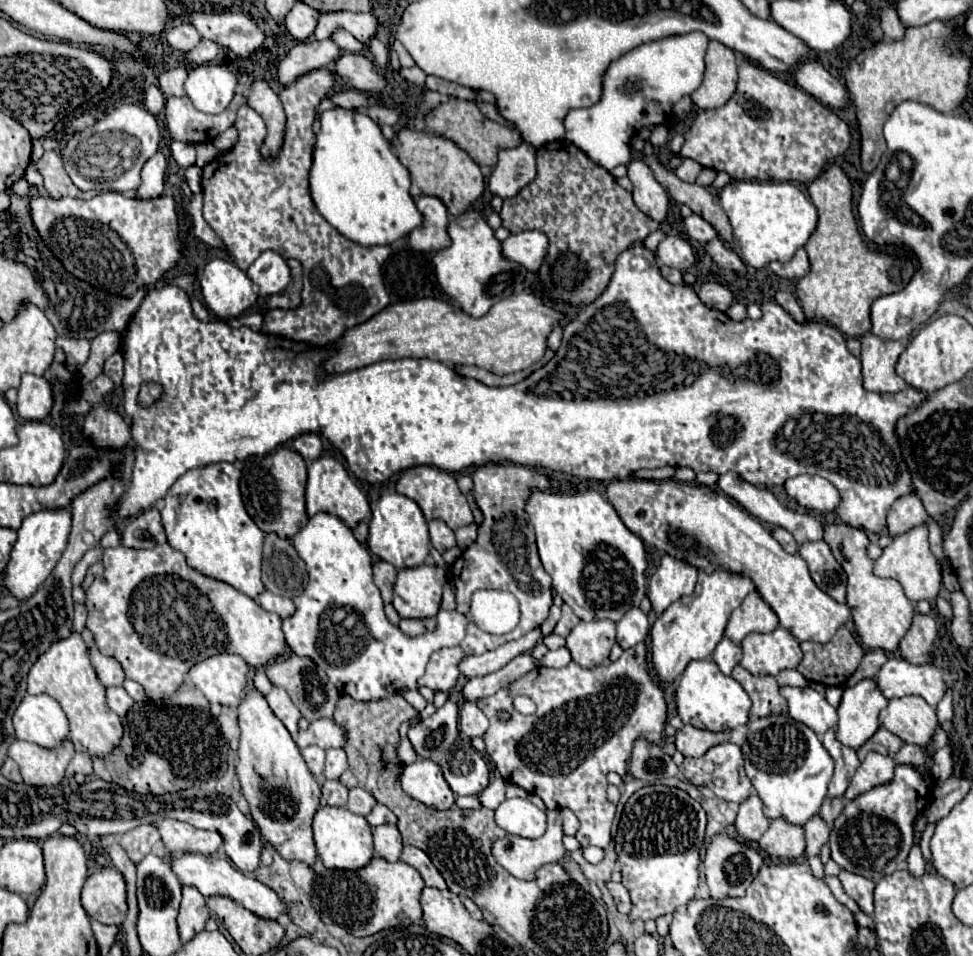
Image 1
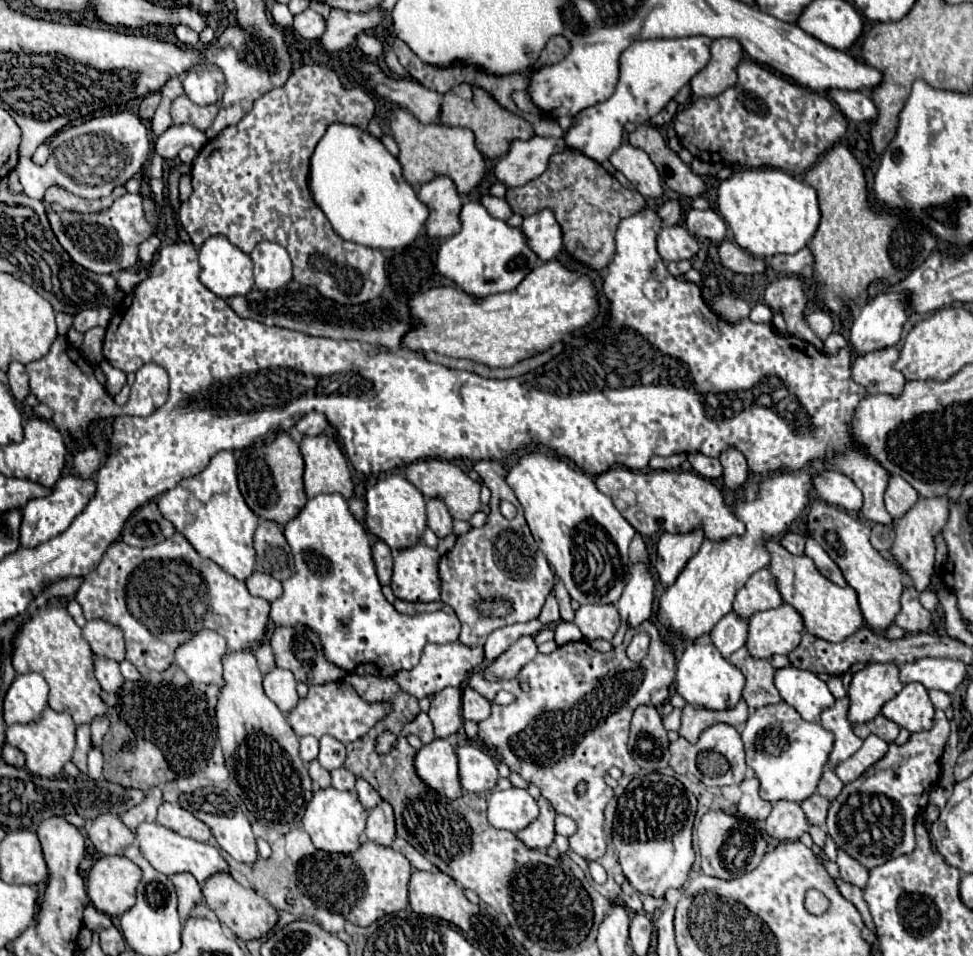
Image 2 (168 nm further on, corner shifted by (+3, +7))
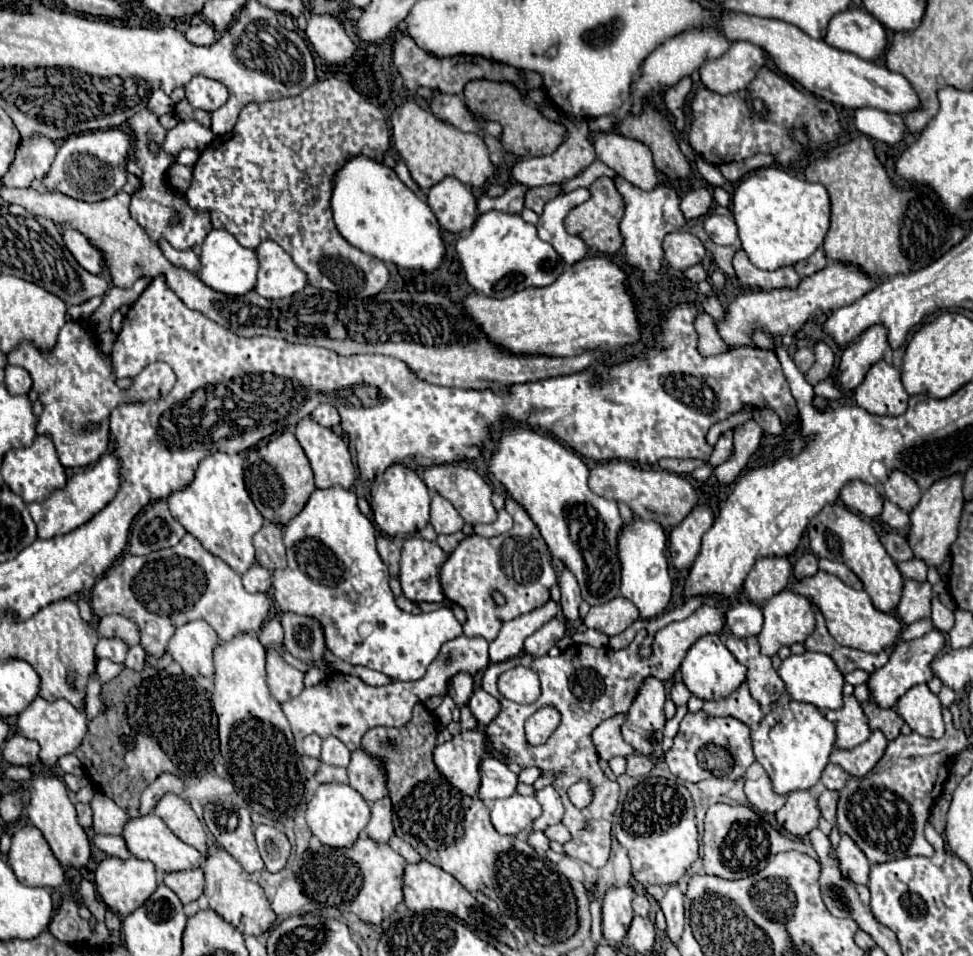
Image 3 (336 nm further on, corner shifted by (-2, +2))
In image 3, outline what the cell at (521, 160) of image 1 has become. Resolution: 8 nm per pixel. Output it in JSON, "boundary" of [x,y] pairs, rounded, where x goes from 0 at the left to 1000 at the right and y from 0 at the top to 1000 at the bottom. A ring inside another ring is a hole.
{"boundary":[[[594,126],[594,128],[586,128],[584,130],[584,138],[582,138],[582,144],[580,149],[571,155],[571,159],[563,161],[563,163],[547,163],[547,165],[539,165],[534,169],[528,172],[526,176],[526,186],[543,197],[547,195],[559,195],[559,192],[578,192],[580,188],[586,188],[590,184],[594,184],[600,176],[604,176],[610,167],[613,167],[613,161],[610,161],[610,153],[606,151],[604,146],[604,132],[600,126]]]}

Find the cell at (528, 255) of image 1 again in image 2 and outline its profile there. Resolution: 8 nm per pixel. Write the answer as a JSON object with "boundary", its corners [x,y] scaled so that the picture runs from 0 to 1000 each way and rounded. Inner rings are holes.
{"boundary":[[[558,219],[538,231],[538,244],[544,250],[544,258],[552,265],[554,271],[566,273],[579,260],[577,256],[577,237],[566,219]]]}

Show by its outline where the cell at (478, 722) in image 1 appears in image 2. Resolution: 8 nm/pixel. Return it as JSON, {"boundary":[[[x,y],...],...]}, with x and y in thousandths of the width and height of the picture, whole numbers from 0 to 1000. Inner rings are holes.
{"boundary":[[[480,719],[476,723],[476,750],[484,752],[484,754],[496,754],[505,748],[505,735],[492,727],[490,723],[486,723],[484,719]]]}

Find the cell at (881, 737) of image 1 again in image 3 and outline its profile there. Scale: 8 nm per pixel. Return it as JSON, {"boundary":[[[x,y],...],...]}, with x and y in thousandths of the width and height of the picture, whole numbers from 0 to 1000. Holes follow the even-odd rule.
{"boundary":[[[896,732],[888,734],[886,741],[888,741],[888,747],[892,751],[892,759],[896,766],[904,764],[911,770],[911,774],[919,774],[925,768],[929,753],[919,745],[919,741],[913,741],[913,743],[902,741]]]}

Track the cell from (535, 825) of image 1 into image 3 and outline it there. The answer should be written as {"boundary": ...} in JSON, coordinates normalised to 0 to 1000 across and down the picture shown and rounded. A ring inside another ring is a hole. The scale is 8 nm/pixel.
{"boundary":[[[526,831],[522,835],[508,837],[506,843],[506,862],[514,872],[534,872],[545,866],[545,862],[557,851],[551,833]]]}

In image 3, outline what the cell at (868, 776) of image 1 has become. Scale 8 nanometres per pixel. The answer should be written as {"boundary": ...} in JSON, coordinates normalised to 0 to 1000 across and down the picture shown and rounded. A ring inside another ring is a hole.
{"boundary":[[[898,766],[888,778],[884,778],[878,785],[861,785],[861,782],[857,782],[855,789],[853,789],[853,797],[867,803],[874,812],[886,814],[906,793],[911,780],[913,780],[913,774],[906,770],[906,766]]]}

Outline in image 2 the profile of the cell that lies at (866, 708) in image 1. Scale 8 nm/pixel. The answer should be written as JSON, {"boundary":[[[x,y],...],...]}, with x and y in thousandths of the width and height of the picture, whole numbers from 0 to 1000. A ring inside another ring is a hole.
{"boundary":[[[893,694],[877,706],[877,712],[871,721],[875,731],[873,754],[889,756],[905,746],[905,740],[918,731],[926,719],[922,694]]]}

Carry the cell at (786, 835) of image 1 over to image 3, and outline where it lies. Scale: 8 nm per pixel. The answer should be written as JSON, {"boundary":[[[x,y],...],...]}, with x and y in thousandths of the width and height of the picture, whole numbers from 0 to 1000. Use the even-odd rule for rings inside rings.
{"boundary":[[[812,828],[808,841],[798,849],[798,860],[816,877],[830,874],[841,864],[841,856],[837,828]]]}

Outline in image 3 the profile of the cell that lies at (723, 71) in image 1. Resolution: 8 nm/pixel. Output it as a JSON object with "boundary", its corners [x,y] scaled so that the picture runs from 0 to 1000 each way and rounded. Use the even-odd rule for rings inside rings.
{"boundary":[[[752,44],[744,59],[726,65],[719,71],[719,82],[728,94],[738,98],[752,98],[767,92],[785,65],[787,56],[777,46]]]}

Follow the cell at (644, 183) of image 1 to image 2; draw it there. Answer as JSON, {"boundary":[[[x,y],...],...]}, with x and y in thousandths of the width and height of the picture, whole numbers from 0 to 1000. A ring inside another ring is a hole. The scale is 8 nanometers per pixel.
{"boundary":[[[638,150],[638,154],[626,164],[626,171],[634,179],[638,179],[663,208],[673,208],[681,202],[679,185],[671,168],[657,154],[651,154],[649,150]]]}

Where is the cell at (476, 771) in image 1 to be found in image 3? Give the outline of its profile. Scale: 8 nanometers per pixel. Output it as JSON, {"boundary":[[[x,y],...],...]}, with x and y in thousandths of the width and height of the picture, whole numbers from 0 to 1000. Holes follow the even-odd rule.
{"boundary":[[[497,791],[493,797],[493,824],[491,833],[502,839],[510,835],[520,835],[530,828],[532,812],[522,805],[518,797],[506,791]]]}

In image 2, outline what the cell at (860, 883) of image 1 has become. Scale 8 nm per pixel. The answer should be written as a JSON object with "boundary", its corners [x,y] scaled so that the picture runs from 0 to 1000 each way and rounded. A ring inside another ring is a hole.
{"boundary":[[[860,888],[860,901],[858,903],[862,905],[862,915],[866,922],[889,930],[891,919],[893,919],[893,911],[889,907],[885,907],[885,903],[881,903],[877,896],[868,894],[868,890],[864,890],[864,888]]]}

